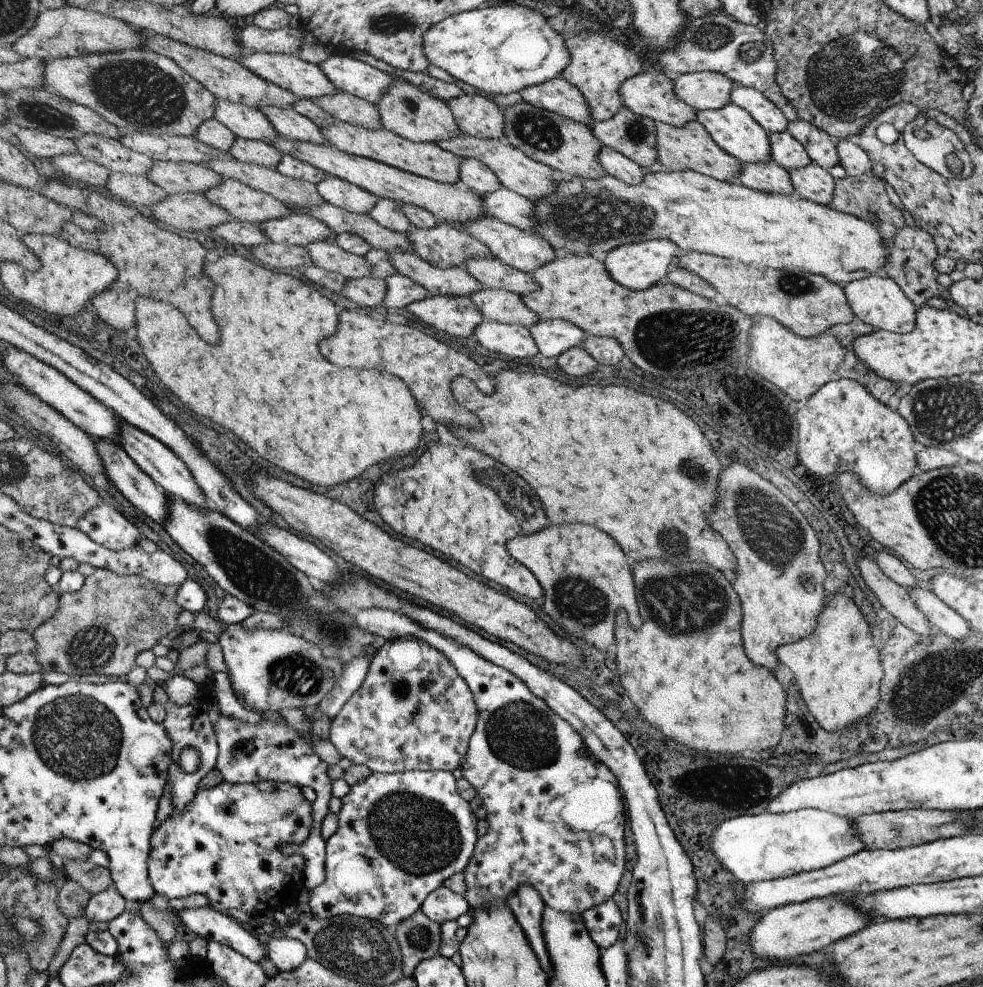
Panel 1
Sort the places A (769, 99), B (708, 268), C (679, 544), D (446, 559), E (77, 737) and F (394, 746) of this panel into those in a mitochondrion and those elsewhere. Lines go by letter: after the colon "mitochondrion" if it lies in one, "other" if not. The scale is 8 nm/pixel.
A: other
B: other
C: mitochondrion
D: other
E: mitochondrion
F: other

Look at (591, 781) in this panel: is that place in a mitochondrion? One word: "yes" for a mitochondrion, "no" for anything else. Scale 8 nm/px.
no

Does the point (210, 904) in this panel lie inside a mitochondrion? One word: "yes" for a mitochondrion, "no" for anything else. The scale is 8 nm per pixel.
no

